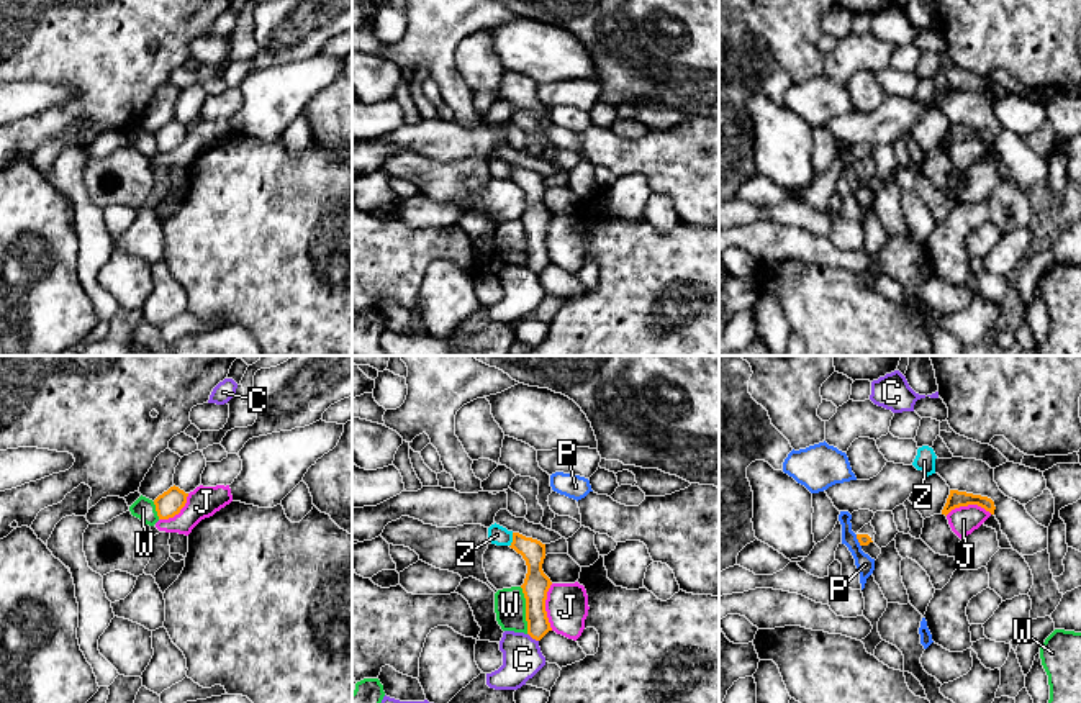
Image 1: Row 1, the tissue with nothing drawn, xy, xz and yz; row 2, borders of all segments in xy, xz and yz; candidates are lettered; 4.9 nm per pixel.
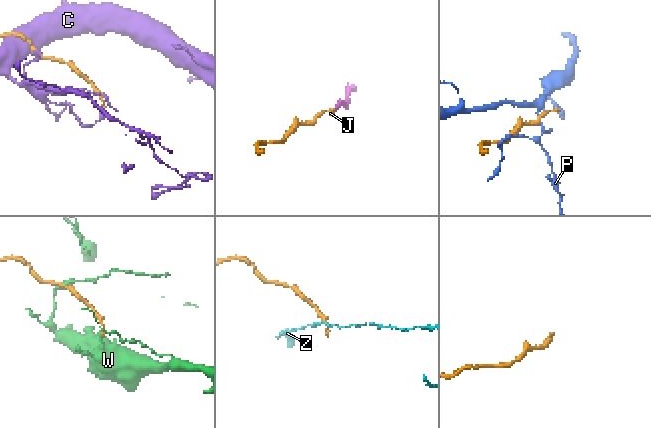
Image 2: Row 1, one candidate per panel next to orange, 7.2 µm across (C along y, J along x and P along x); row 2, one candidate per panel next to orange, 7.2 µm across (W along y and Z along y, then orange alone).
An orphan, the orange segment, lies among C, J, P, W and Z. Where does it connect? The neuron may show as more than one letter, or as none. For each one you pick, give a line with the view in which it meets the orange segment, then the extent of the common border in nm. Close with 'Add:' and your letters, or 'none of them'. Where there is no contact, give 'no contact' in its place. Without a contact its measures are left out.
Add: none of them

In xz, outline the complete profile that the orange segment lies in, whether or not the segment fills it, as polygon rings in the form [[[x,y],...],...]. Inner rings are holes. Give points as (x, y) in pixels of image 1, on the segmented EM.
[[[513,533],[513,542],[509,547],[526,560],[527,574],[521,588],[526,598],[527,634],[532,639],[540,641],[549,631],[552,631],[545,611],[547,592],[552,582],[542,570],[545,544],[519,533]]]

